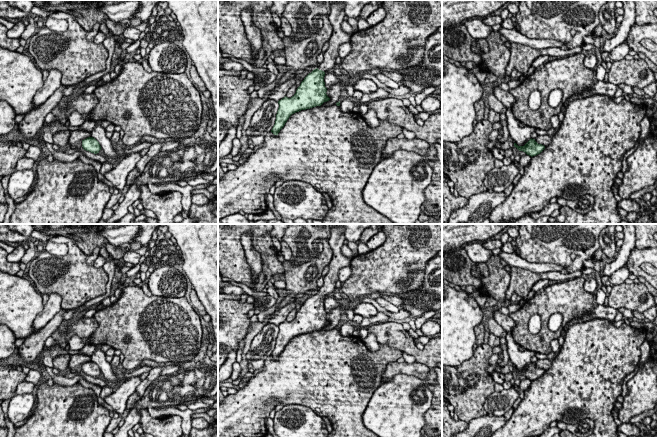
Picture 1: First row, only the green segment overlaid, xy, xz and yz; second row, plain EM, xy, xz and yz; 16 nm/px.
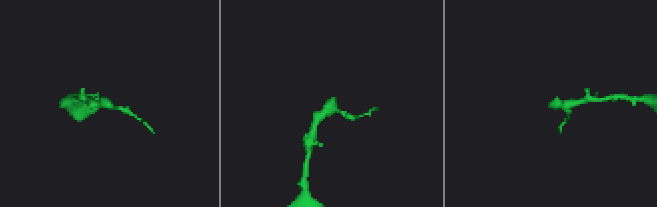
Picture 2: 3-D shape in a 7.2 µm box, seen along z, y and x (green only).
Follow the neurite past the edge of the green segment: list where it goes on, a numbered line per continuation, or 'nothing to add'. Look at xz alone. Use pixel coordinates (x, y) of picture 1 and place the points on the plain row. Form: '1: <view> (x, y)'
1: xz (336, 240)

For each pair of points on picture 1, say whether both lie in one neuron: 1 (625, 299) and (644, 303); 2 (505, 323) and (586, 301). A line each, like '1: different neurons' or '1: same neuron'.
1: same neuron
2: different neurons

